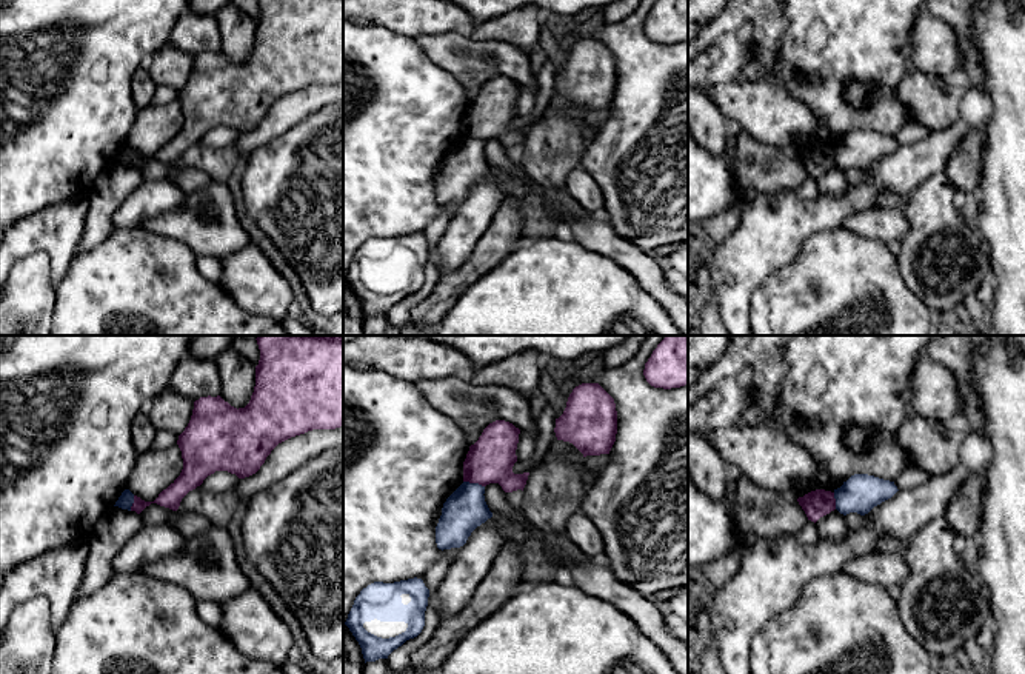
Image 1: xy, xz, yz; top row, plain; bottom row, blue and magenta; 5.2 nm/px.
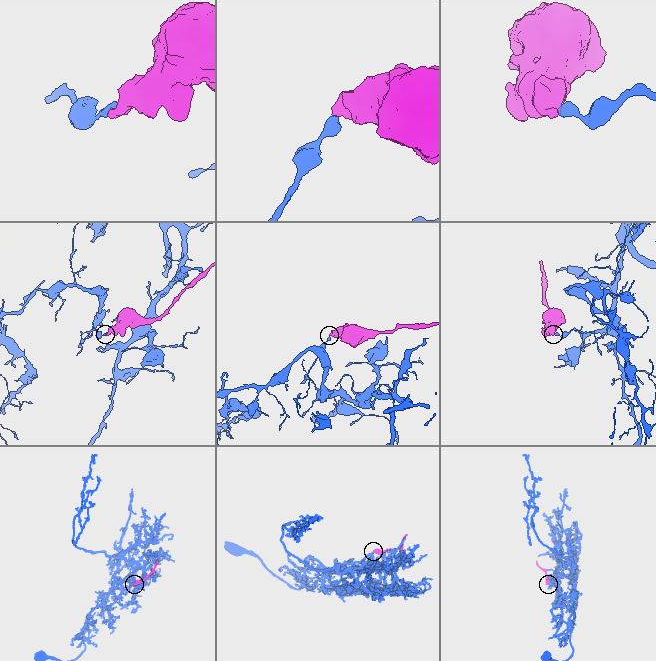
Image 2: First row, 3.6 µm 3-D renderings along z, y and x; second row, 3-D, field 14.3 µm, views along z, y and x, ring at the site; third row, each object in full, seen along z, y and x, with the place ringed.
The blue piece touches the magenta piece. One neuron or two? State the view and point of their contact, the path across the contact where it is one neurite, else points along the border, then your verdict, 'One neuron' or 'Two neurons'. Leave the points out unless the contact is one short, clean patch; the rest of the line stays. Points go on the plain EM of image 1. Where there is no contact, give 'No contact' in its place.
Touches blue at xz (474, 139). Boundary: xz (464, 136), (484, 142). Two neurons

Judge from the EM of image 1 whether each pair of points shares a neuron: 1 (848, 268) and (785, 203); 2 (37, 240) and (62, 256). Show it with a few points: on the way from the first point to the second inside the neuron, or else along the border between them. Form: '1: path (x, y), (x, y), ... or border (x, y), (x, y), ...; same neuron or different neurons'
1: border (842, 225), (813, 233), (804, 242), (793, 262); different neurons
2: path (43, 240), (56, 250); same neuron

